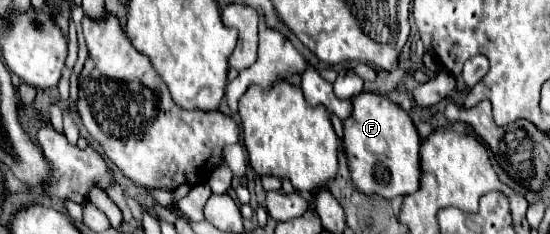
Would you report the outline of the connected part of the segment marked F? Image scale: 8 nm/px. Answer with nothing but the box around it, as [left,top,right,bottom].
[343,93,421,199]

